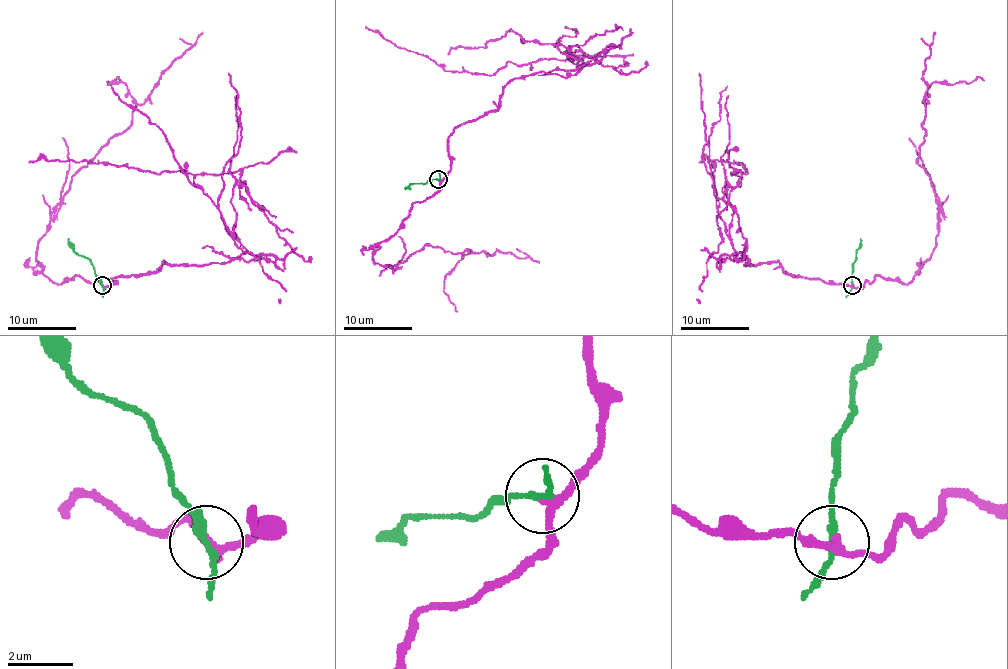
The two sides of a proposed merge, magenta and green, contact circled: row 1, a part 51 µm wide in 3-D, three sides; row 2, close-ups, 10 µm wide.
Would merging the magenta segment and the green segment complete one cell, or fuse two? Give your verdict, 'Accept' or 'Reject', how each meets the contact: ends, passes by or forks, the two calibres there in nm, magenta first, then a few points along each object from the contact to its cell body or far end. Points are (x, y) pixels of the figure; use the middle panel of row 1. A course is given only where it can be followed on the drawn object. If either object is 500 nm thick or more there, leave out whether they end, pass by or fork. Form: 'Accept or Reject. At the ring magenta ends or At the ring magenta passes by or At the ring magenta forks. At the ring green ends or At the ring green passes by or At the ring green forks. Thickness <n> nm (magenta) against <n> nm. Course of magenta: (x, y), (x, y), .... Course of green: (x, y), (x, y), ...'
Reject. At the ring magenta passes by. At the ring green passes by. Thickness 200 nm (magenta) against 180 nm. Course of magenta: (439, 179), (447, 137), (509, 82), (570, 77), (584, 55), (451, 72), (365, 26). Course of green: (439, 179), (405, 188)

